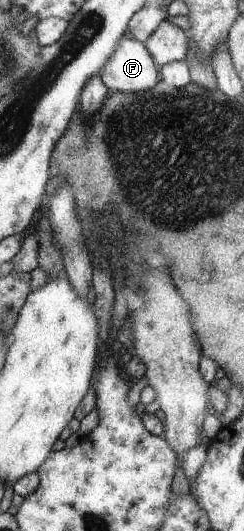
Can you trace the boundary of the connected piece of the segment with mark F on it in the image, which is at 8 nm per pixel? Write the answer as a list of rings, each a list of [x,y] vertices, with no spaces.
[[[129,35],[123,36],[116,46],[116,52],[100,77],[111,93],[146,91],[161,80],[159,66],[145,43]]]

